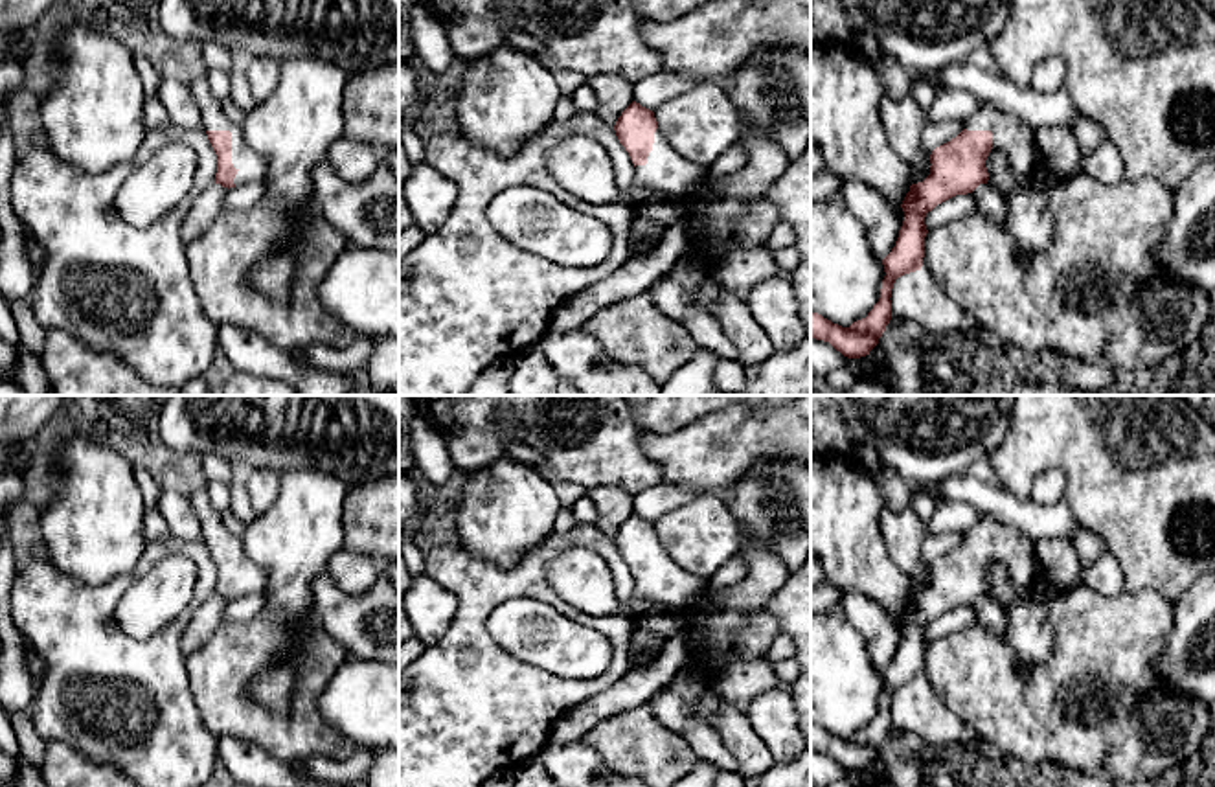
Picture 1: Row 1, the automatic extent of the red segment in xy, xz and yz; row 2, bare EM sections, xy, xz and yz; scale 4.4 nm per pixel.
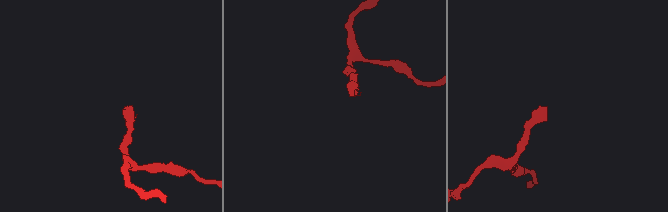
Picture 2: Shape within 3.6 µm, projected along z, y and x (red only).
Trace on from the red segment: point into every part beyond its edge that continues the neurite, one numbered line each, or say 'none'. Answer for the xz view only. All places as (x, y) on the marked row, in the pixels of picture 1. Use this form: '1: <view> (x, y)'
1: xz (579, 164)

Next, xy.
1: xy (252, 168)

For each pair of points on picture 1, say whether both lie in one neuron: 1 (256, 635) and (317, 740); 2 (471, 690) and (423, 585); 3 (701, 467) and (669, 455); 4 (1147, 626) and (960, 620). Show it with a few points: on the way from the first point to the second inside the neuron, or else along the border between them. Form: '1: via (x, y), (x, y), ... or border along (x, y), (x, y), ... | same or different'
1: via (238, 672), (238, 701), (267, 730), (280, 736) | same
2: border along (445, 587), (458, 613), (427, 646) | different
3: via (693, 460), (677, 455) | same
4: border along (975, 624), (934, 640) | different

